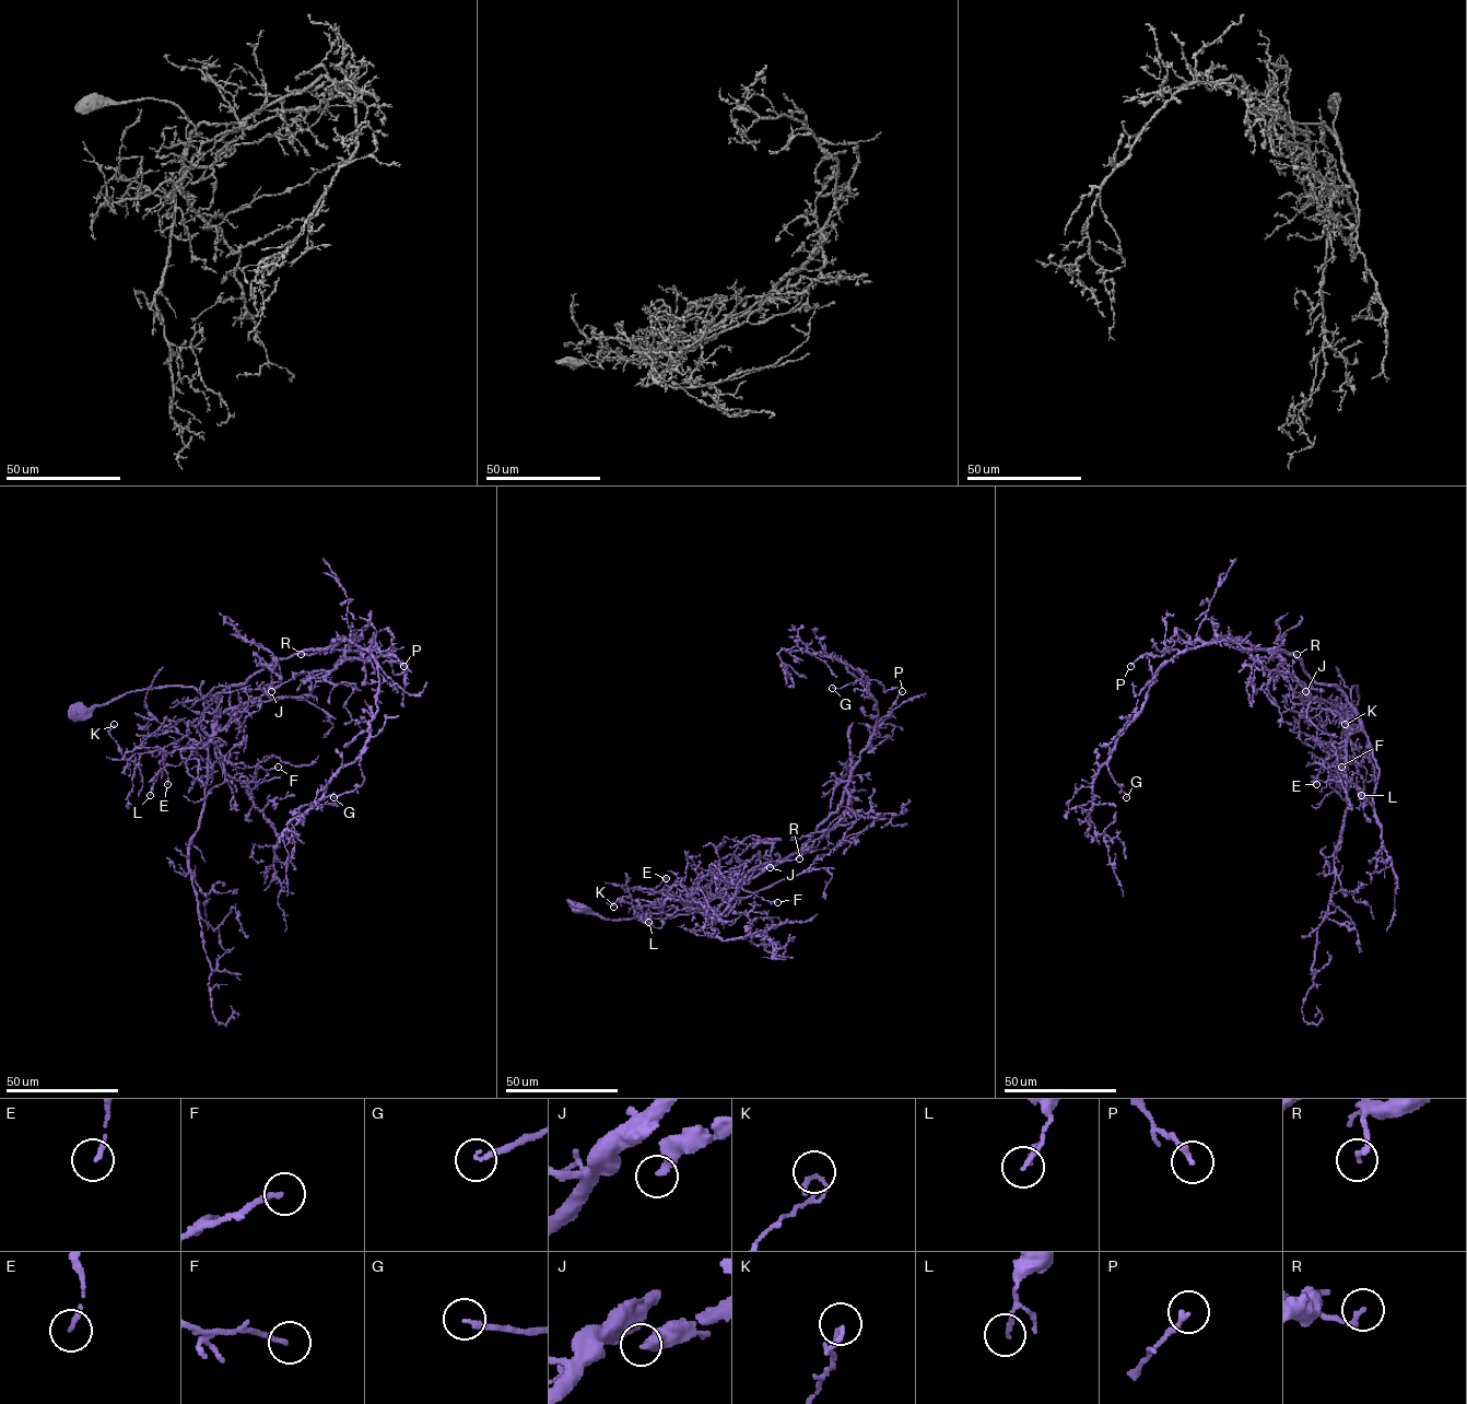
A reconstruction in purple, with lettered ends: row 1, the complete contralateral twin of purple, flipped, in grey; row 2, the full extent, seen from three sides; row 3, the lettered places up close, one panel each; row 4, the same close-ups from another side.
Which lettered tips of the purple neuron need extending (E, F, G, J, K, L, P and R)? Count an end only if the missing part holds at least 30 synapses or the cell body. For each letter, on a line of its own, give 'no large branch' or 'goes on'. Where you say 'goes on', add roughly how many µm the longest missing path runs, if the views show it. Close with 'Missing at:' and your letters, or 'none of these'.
E: no large branch
F: no large branch
G: goes on; missing 35 µm
J: no large branch
K: no large branch
L: no large branch
P: no large branch
R: no large branch
Missing at: G

